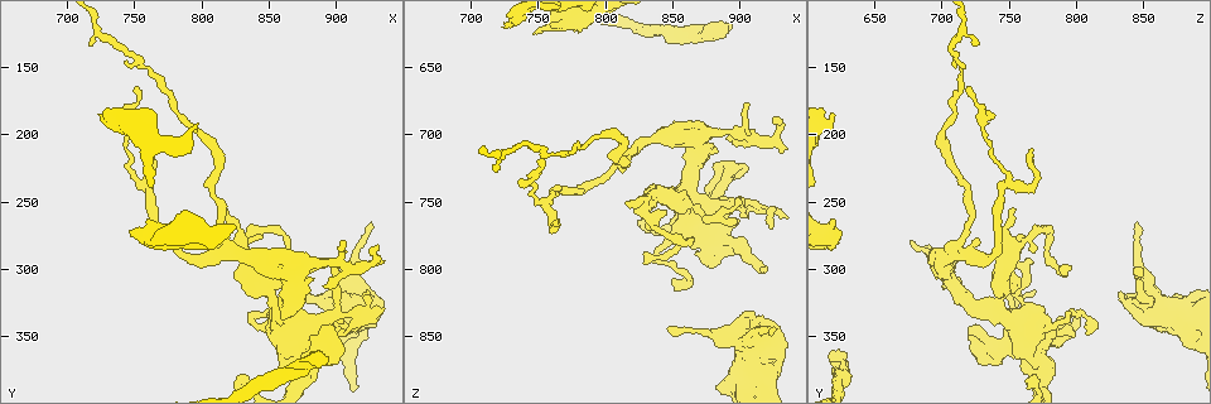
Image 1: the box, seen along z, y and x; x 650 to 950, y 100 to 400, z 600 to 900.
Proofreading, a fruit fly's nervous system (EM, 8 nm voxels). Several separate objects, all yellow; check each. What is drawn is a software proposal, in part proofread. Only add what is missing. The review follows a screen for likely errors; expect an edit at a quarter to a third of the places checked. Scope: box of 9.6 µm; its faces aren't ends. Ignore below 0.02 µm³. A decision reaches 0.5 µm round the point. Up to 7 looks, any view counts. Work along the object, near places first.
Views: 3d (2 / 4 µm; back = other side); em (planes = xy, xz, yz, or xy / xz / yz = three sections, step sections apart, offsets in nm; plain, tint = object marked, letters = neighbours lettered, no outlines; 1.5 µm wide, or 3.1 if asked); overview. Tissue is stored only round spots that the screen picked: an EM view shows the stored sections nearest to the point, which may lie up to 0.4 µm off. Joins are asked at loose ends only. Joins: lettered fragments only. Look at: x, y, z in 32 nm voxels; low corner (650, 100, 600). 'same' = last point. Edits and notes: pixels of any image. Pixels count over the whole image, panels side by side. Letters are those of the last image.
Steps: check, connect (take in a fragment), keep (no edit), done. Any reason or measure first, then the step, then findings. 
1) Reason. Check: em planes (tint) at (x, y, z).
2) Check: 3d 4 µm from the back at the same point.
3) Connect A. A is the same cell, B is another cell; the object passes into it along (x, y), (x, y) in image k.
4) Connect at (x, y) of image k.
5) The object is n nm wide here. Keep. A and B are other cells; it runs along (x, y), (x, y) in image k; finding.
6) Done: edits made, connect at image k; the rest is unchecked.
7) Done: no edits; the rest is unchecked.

Thin end. Check: em planes (letters) at (718, 132, 726).

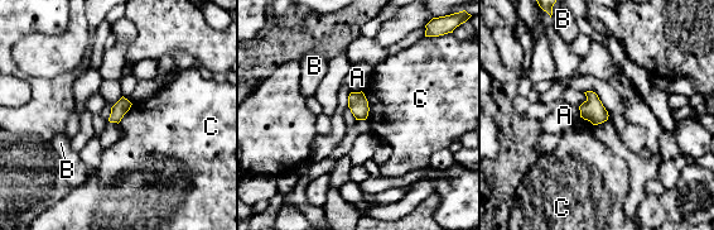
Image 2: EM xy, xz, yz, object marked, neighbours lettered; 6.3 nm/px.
Keep. A, B and C are other cells; a border runs along (361, 91), (367, 101), (367, 118) in image 2; none of them fits.

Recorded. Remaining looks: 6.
Free end. Check: em planes (letters) at (746, 270, 626).

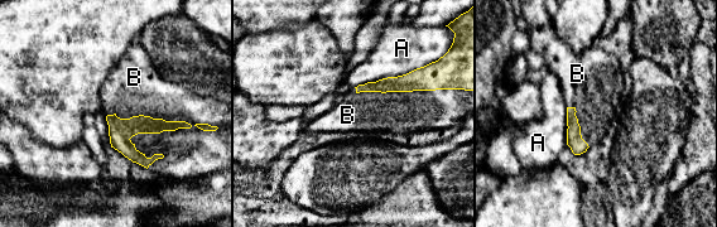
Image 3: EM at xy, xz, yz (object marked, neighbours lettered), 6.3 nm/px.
Connect B. B is the same cell, A is another cell; the object passes into it along (120, 130), (110, 115), (126, 81) in image 3; the neuron continues.

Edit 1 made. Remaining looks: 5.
An open end. Check: 3d 4 µm at (932, 282, 690).

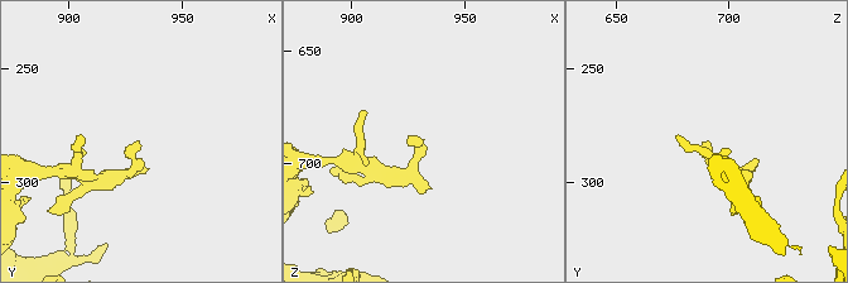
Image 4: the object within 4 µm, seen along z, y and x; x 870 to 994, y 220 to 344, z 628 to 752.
Need the tissue. Check: em planes (letters) at (931, 283, 690).

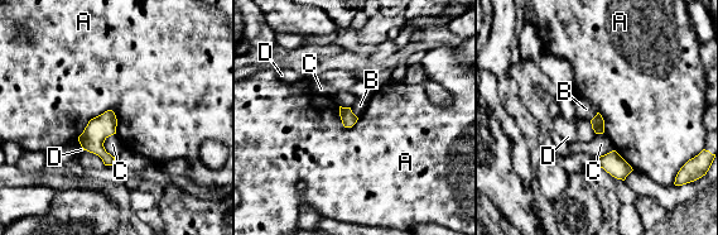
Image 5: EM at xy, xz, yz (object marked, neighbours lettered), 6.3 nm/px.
The longest contact is with A, 280 nm. Keep. A, B, C and D are other cells; a border runs along (350, 108), (357, 118) in image 5; no lettered fragment goes on from it.

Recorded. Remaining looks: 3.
Done: edits made, connect at image 3; the rest is unchecked.

